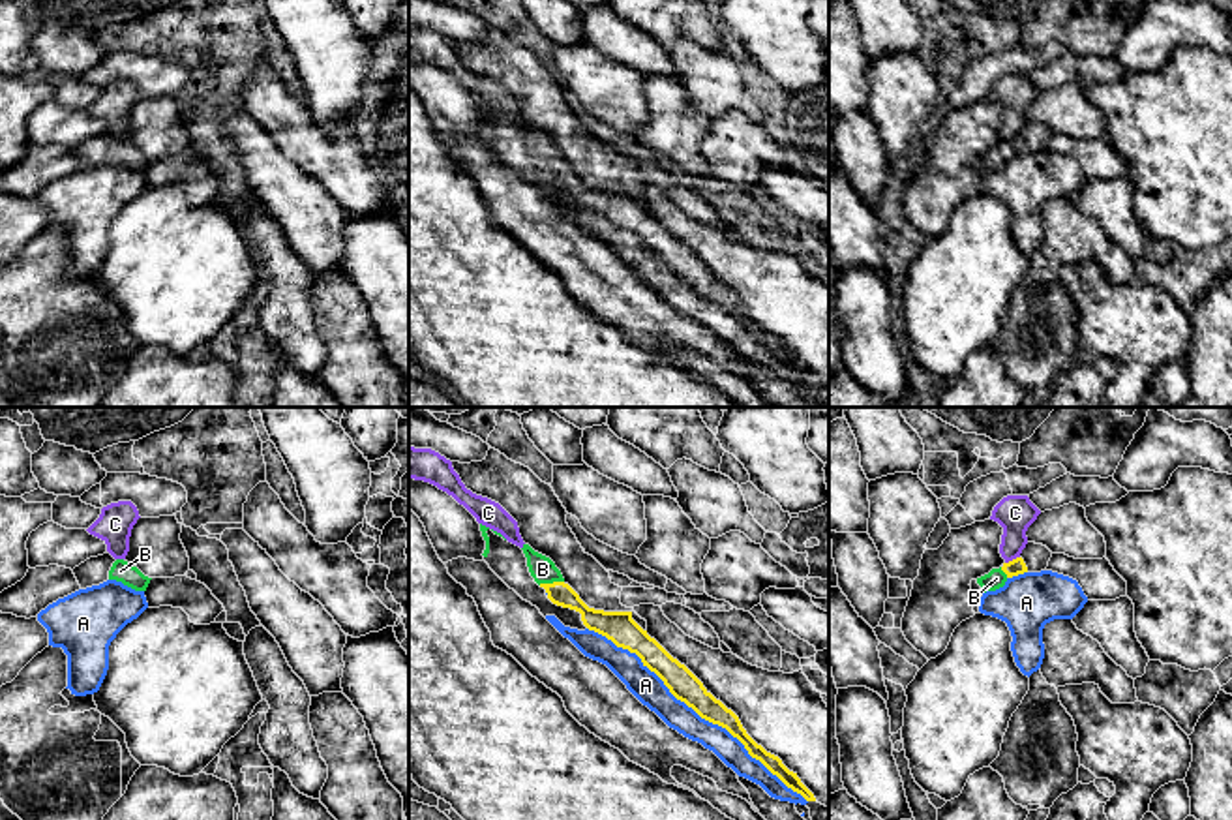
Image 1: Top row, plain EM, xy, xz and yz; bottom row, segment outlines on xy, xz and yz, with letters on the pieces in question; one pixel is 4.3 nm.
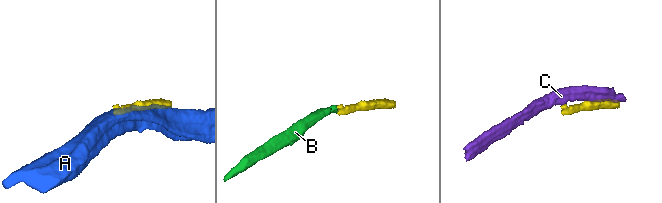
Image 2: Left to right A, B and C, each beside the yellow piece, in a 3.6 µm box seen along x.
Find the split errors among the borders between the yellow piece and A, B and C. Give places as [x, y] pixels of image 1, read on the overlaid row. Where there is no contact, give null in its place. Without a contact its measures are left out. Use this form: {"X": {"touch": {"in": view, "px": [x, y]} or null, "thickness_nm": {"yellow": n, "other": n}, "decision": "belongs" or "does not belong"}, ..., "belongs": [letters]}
{"A": {"touch": {"in": "xz", "px": [698, 713]}, "thickness_nm": {"yellow": 120, "other": 140}, "decision": "does not belong"}, "B": {"touch": {"in": "xz", "px": [550, 584]}, "thickness_nm": {"yellow": 100, "other": 110}, "decision": "belongs"}, "C": {"touch": {"in": "yz", "px": [1013, 560]}, "thickness_nm": {"yellow": 70, "other": 160}, "decision": "does not belong"}, "belongs": ["B"]}

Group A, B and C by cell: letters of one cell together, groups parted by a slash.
A / B / C

